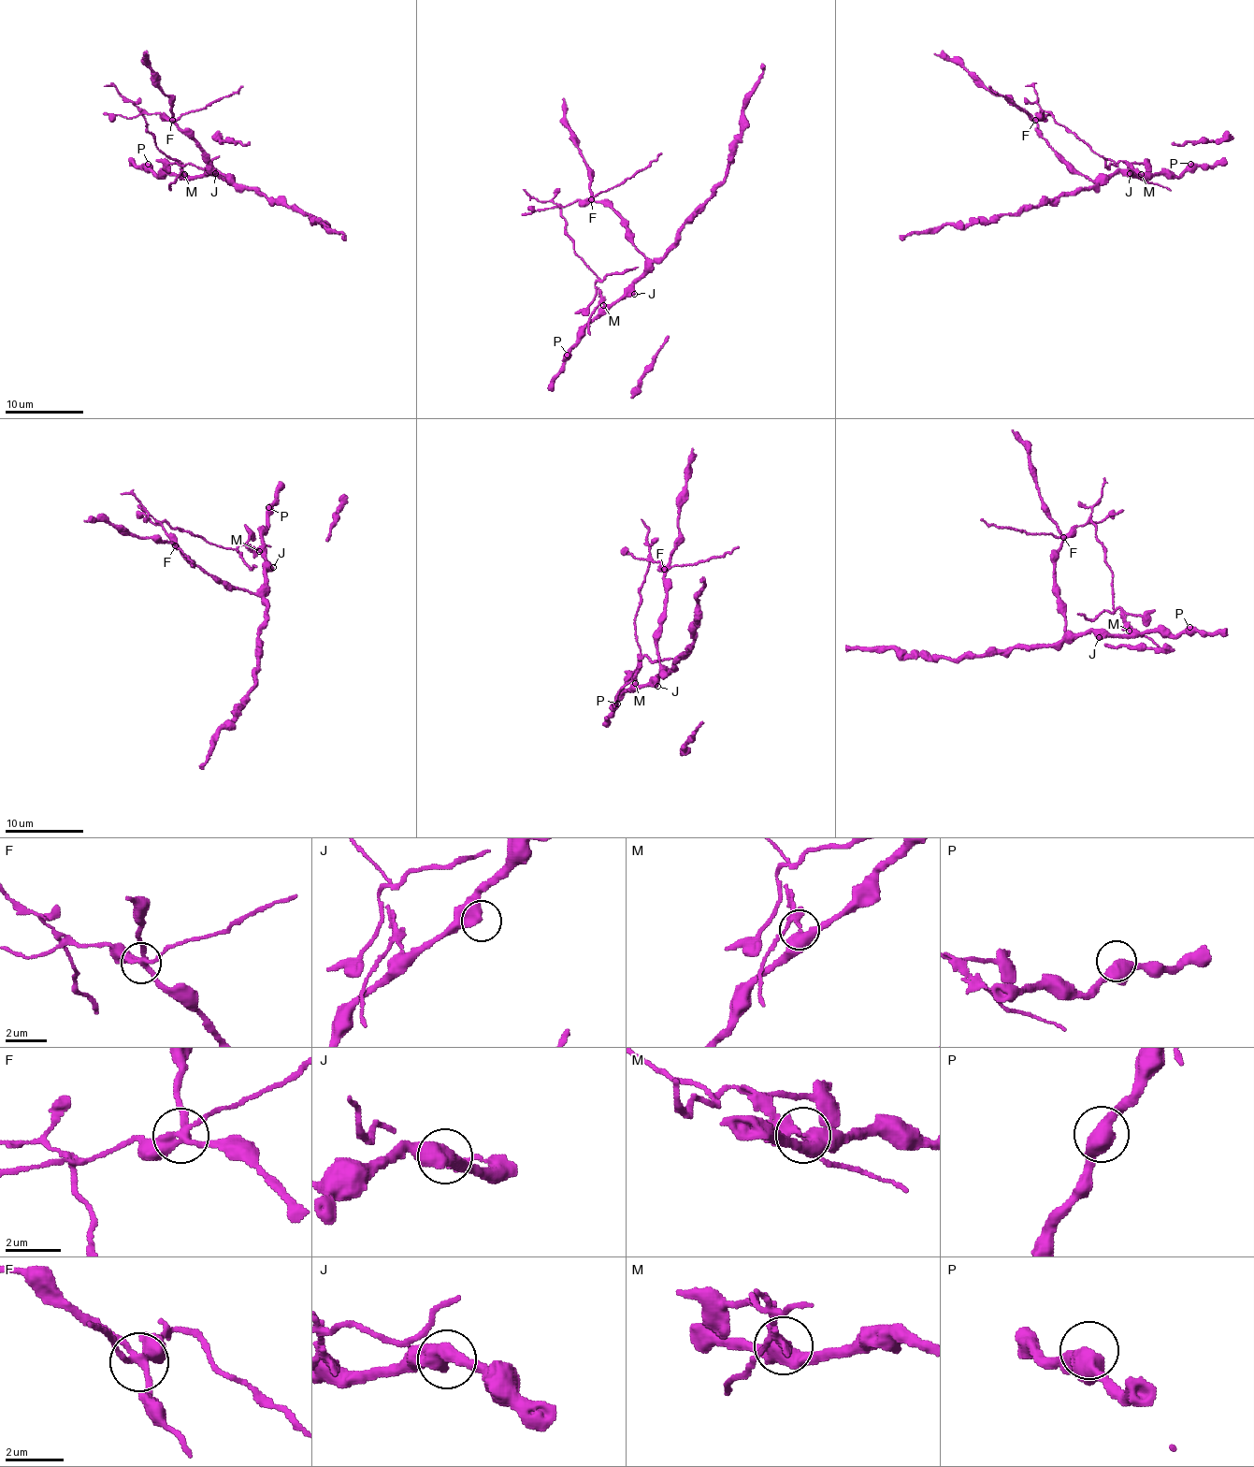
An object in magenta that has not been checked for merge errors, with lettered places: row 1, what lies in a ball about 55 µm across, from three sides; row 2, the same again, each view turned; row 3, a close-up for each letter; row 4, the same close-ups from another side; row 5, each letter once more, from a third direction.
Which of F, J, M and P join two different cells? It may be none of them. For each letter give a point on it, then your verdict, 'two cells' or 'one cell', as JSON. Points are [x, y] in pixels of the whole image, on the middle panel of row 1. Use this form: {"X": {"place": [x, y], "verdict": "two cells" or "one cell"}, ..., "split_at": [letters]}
{"F": {"place": [591, 199], "verdict": "two cells"}, "J": {"place": [634, 294], "verdict": "one cell"}, "M": {"place": [603, 305], "verdict": "two cells"}, "P": {"place": [567, 355], "verdict": "one cell"}, "split_at": ["F", "M"]}

